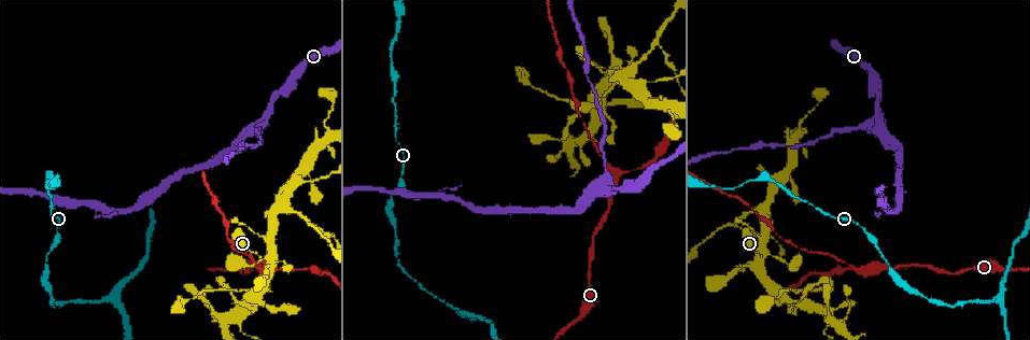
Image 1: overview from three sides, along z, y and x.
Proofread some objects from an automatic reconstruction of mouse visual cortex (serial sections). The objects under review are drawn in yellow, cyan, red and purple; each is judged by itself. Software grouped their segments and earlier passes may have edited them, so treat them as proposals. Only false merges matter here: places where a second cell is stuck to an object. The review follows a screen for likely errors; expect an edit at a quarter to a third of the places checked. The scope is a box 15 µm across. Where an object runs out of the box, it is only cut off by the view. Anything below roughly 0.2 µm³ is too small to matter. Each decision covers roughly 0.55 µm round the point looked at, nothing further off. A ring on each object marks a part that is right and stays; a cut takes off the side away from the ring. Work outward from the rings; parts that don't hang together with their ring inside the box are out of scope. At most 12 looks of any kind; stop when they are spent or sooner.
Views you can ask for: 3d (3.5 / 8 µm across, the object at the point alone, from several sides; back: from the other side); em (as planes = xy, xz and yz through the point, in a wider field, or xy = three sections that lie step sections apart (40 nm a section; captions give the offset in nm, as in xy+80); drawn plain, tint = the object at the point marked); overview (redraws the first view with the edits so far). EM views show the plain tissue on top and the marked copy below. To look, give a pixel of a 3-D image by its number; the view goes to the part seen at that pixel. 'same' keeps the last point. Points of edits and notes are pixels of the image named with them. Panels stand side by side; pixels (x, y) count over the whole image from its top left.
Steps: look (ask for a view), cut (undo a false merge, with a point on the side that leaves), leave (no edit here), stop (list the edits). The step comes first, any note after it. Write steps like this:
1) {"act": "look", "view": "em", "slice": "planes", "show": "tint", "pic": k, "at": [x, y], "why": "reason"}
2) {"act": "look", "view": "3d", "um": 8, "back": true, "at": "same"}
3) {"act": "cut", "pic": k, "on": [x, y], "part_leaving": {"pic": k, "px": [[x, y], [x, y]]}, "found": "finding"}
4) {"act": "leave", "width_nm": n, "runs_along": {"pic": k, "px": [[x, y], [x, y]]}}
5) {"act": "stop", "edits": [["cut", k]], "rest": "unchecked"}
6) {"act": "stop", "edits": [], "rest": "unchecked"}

{"act": "look", "view": "3d", "um": 3.5, "pic": 1, "at": [104, 299], "why": "three arms meet"}

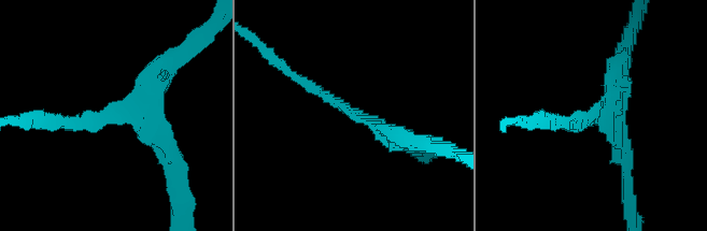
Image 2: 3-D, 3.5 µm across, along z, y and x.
{"act": "leave", "runs_along": {"pic": 2, "px": [[298, 77], [381, 133], [408, 141]]}, "found": "continuous, no second cell"}

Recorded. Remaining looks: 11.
{"act": "look", "view": "3d", "um": 8, "pic": 1, "at": [796, 292], "why": "abrupt turn"}

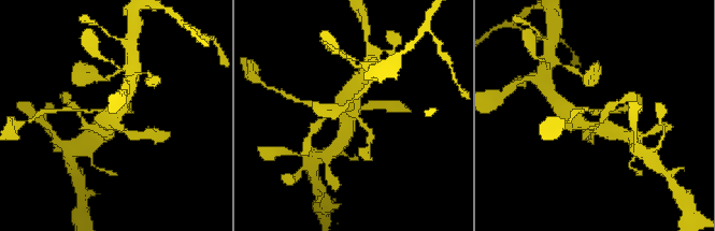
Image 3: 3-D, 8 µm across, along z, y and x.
{"act": "look", "view": "3d", "um": 3.5, "pic": 3, "at": [355, 113]}

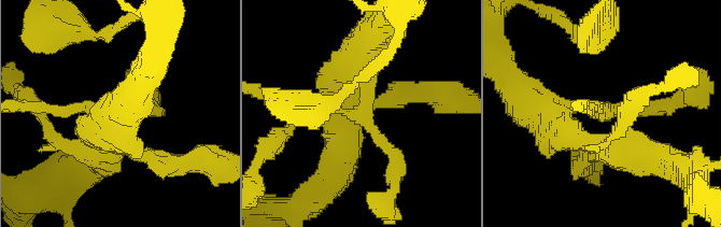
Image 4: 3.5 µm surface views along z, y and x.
{"act": "look", "view": "em", "slice": "xy", "step": 2, "show": "tint", "pic": 4, "at": [357, 115]}

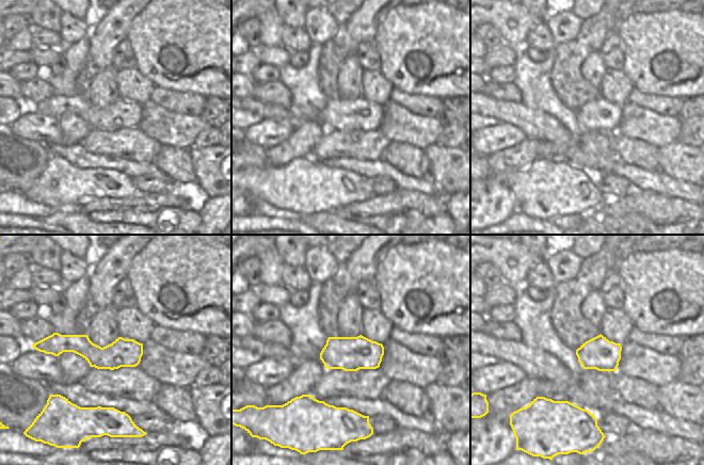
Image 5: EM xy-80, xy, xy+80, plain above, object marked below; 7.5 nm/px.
{"act": "leave", "runs_along": {"pic": 5, "px": [[43, 345], [140, 352]]}, "found": "all the same cell"}

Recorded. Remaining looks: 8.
{"act": "look", "view": "3d", "um": 3.5, "pic": 1, "at": [764, 207], "why": "a fork"}

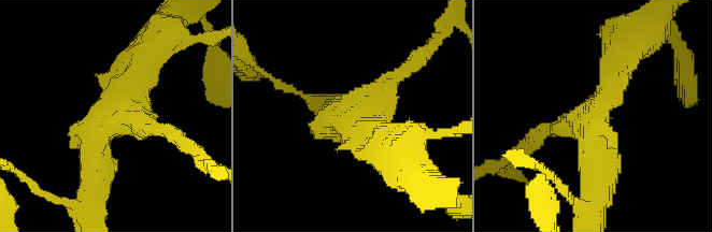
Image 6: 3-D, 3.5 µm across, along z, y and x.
{"act": "look", "view": "em", "slice": "xy", "step": 2, "show": "tint", "pic": 6, "at": [122, 110], "why": "now the EM"}

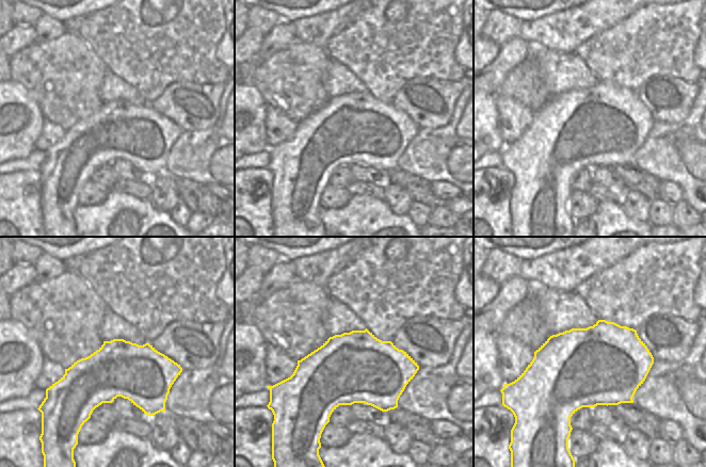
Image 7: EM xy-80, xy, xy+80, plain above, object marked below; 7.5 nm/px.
{"act": "leave", "arms": 3, "runs_along": {"pic": 6, "px": [[95, 172], [95, 136], [147, 51]]}, "found": "all the same cell"}

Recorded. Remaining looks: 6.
{"act": "look", "view": "3d", "um": 3.5, "pic": 1, "at": [654, 45], "why": "side arm on a straight run"}

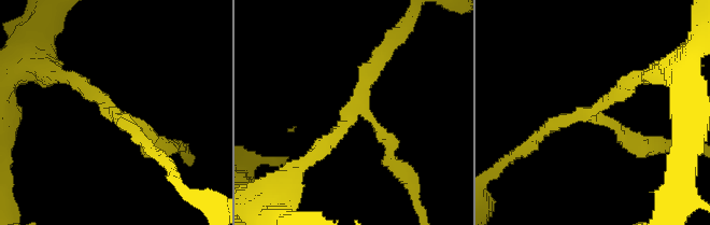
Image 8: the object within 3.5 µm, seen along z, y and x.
{"act": "look", "view": "em", "slice": "xy", "step": 2, "show": "tint", "pic": 8, "at": [113, 117], "arms": 3, "arm_widths_nm": [200, 200, 200], "why": "need the tissue"}

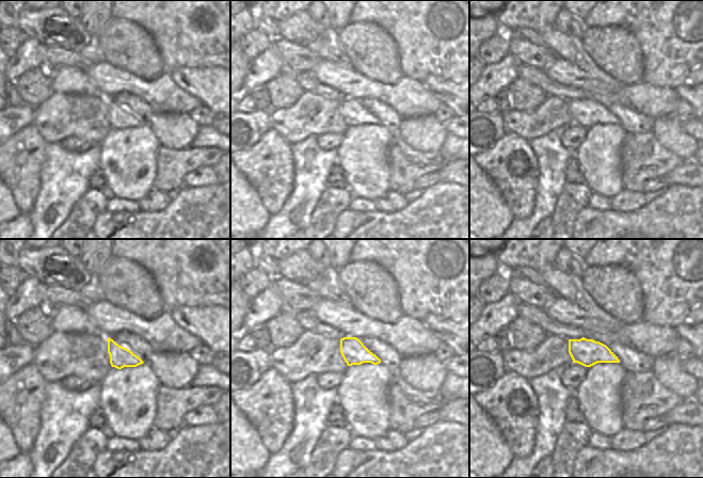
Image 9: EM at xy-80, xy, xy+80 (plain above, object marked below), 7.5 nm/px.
{"act": "look", "view": "em", "slice": "xy", "step": 3, "show": "tint", "at": "same", "why": "another direction"}

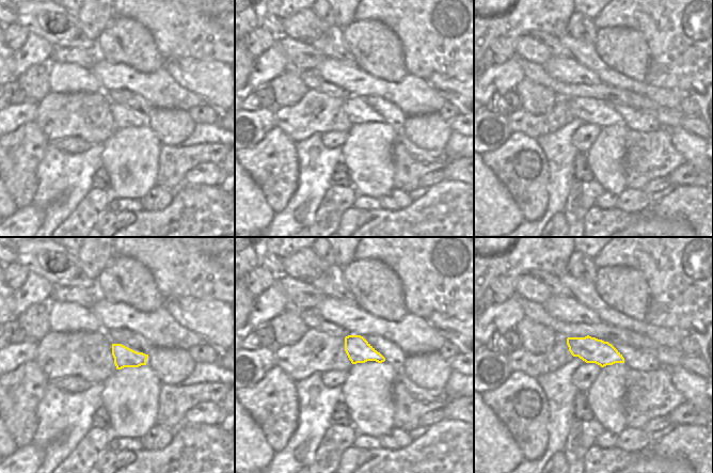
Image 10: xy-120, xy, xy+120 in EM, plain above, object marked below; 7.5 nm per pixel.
{"act": "leave", "runs_along": {"pic": 8, "px": [[316, 152], [350, 122], [383, 53]]}, "found": "all the same cell"}

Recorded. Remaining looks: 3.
{"act": "look", "view": "3d", "um": 3.5, "pic": 1, "at": [606, 189], "why": "arms part here"}

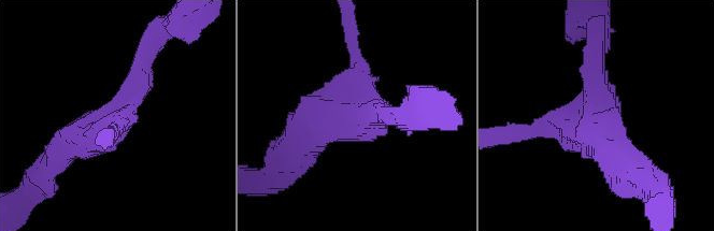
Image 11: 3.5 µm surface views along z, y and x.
{"act": "look", "view": "em", "slice": "xy", "step": 1, "show": "tint", "pic": 11, "at": [595, 117]}

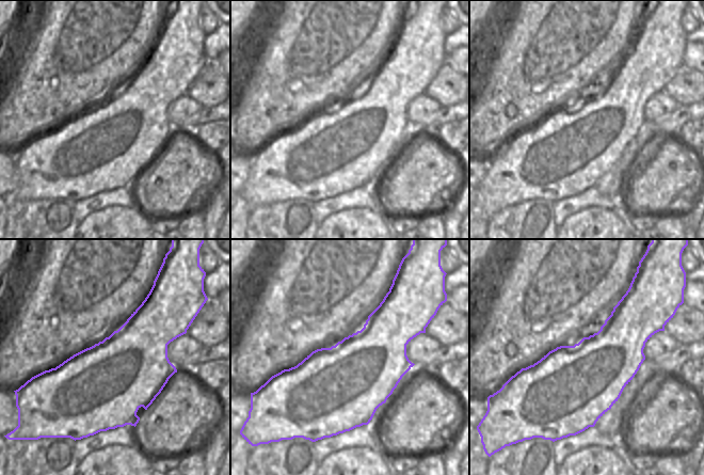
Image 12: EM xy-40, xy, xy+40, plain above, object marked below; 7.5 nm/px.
{"act": "leave", "width_nm": 650, "runs_along": {"pic": 11, "px": [[144, 53], [122, 112], [59, 158]]}, "found": "all the same cell"}

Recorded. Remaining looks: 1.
{"act": "stop", "edits": [], "rest": "unchecked"}

